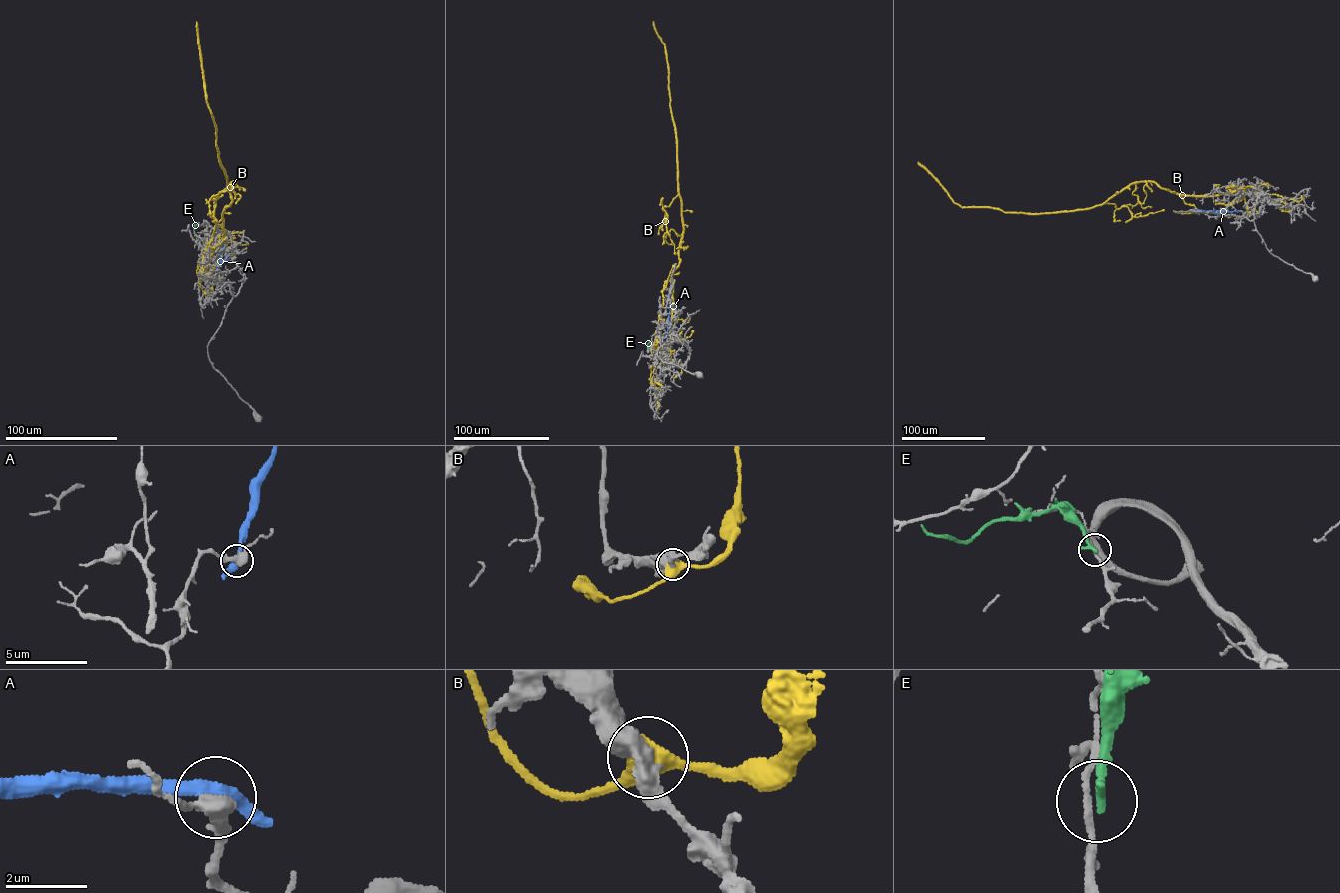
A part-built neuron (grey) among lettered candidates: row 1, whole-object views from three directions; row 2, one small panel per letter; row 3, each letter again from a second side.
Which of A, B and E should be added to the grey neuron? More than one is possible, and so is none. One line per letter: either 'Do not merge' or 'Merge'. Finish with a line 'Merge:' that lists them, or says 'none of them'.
A: Do not merge
B: Do not merge
E: Do not merge
Merge: none of them

